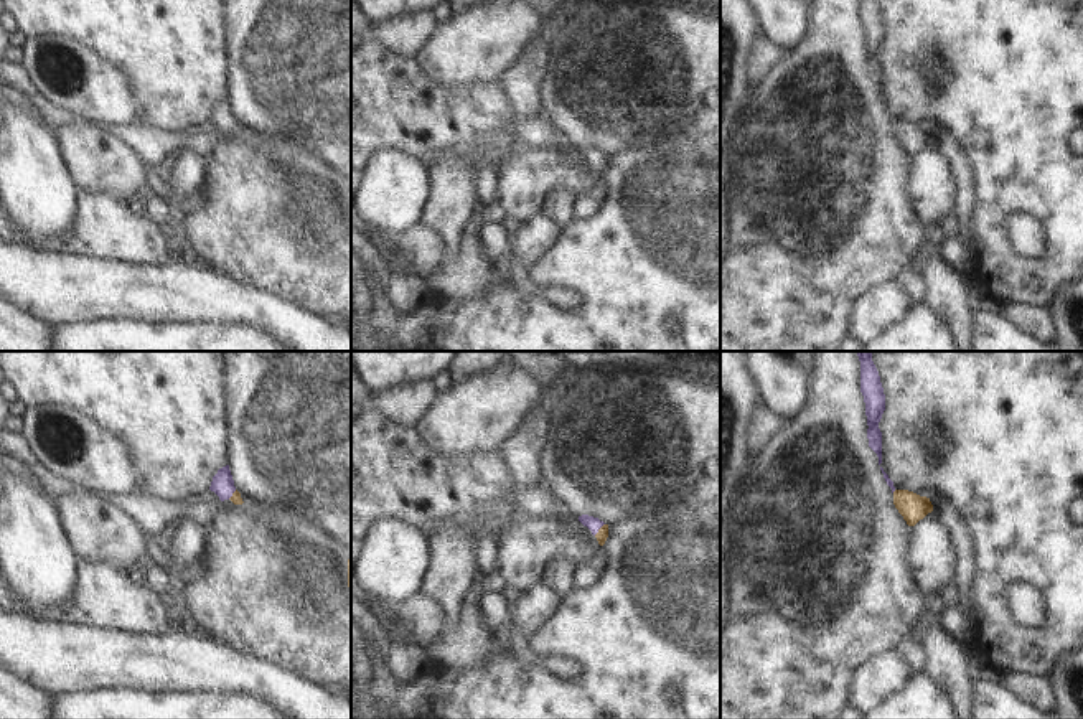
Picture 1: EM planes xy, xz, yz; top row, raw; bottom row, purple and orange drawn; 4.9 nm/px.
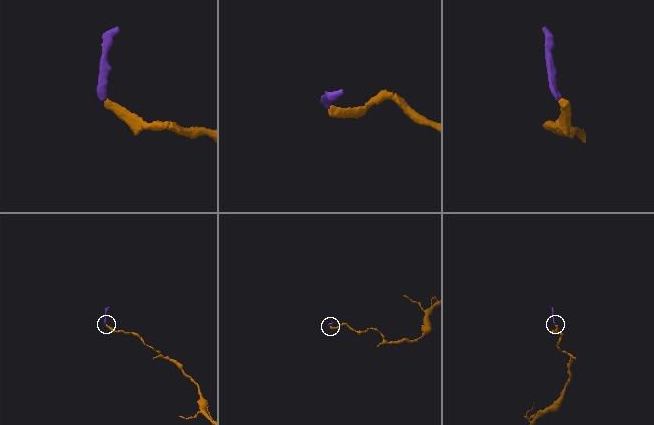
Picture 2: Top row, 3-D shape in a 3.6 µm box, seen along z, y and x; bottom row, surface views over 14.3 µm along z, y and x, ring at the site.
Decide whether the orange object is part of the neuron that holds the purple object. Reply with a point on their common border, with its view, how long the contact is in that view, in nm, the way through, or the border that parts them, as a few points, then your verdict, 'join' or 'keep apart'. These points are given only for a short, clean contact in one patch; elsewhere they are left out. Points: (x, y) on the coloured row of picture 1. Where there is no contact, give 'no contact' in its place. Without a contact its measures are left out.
xz (599, 528) | 80 nm | across xz (594, 525), (599, 528), (602, 535) | join

